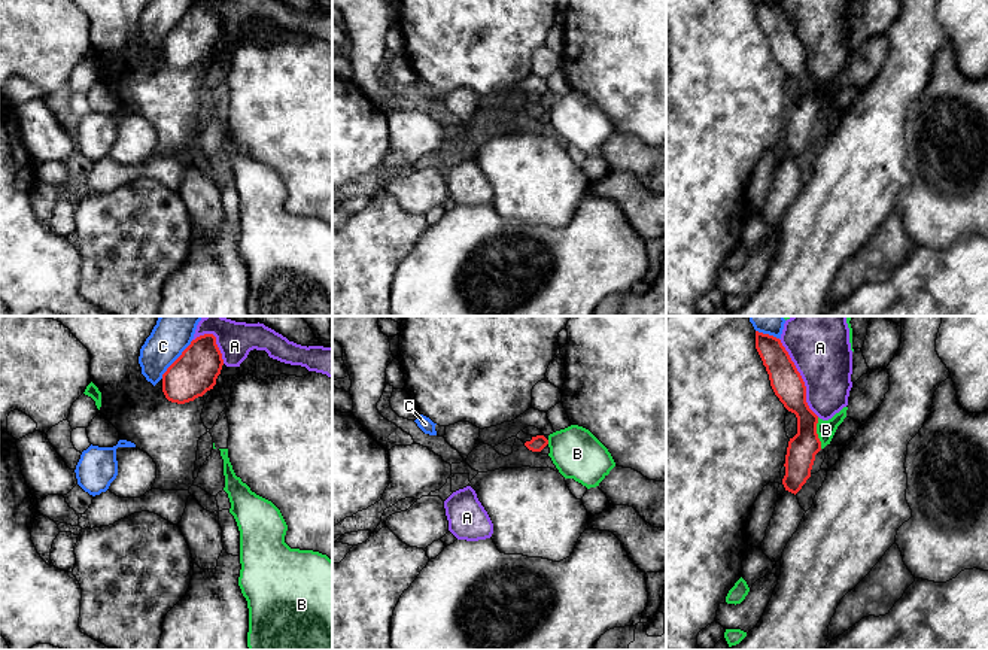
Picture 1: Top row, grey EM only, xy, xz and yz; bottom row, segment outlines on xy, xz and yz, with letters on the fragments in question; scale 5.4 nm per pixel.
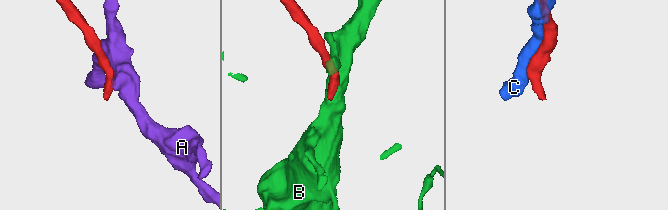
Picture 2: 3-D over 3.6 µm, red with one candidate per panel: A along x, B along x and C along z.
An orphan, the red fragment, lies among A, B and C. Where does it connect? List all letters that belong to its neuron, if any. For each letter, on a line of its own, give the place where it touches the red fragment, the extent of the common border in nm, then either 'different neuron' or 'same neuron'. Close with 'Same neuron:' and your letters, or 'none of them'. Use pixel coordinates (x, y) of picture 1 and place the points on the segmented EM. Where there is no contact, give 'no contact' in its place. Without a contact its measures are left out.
A: contact yz (800, 377); length 480 nm; different neuron
B: contact yz (815, 433); length 170 nm; different neuron
C: contact xy (176, 360); length 260 nm; different neuron
Same neuron: none of them

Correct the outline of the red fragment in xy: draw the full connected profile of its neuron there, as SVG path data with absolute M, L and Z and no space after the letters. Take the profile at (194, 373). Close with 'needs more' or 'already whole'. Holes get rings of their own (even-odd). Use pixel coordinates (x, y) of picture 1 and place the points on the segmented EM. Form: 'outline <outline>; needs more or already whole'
outline M213 334L191 341L162 374L162 392L171 403L185 404L213 389L224 365Z; already whole

